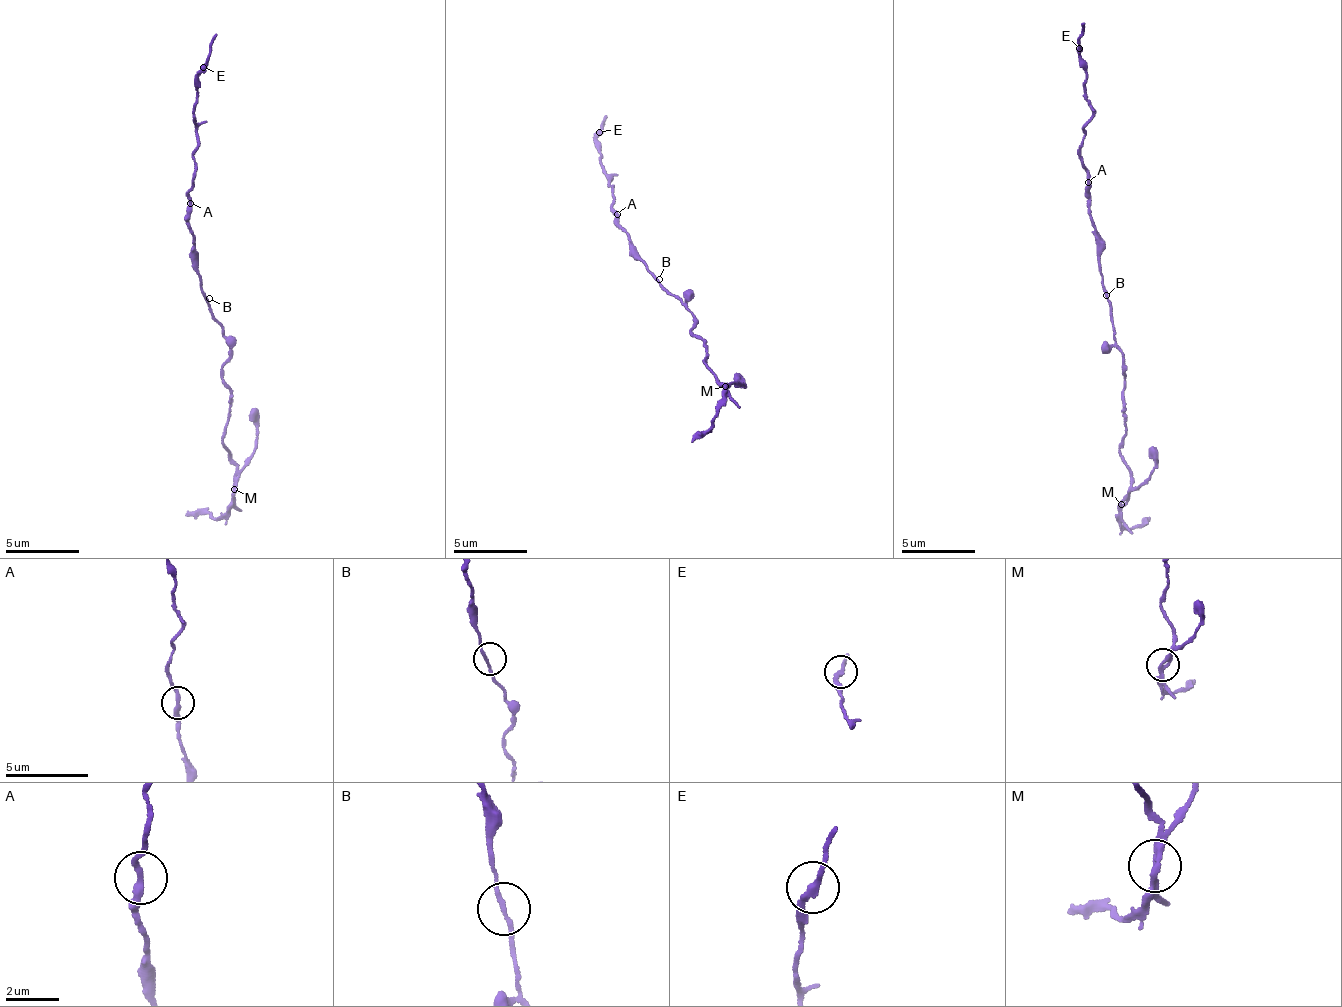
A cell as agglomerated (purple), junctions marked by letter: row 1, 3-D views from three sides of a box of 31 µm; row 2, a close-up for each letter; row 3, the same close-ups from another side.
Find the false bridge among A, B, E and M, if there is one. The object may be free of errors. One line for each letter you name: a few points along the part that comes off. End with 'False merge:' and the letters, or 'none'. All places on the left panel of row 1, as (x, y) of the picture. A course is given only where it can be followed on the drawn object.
M: foreign part runs (232, 490), (257, 438), (253, 408)
False merge: M

